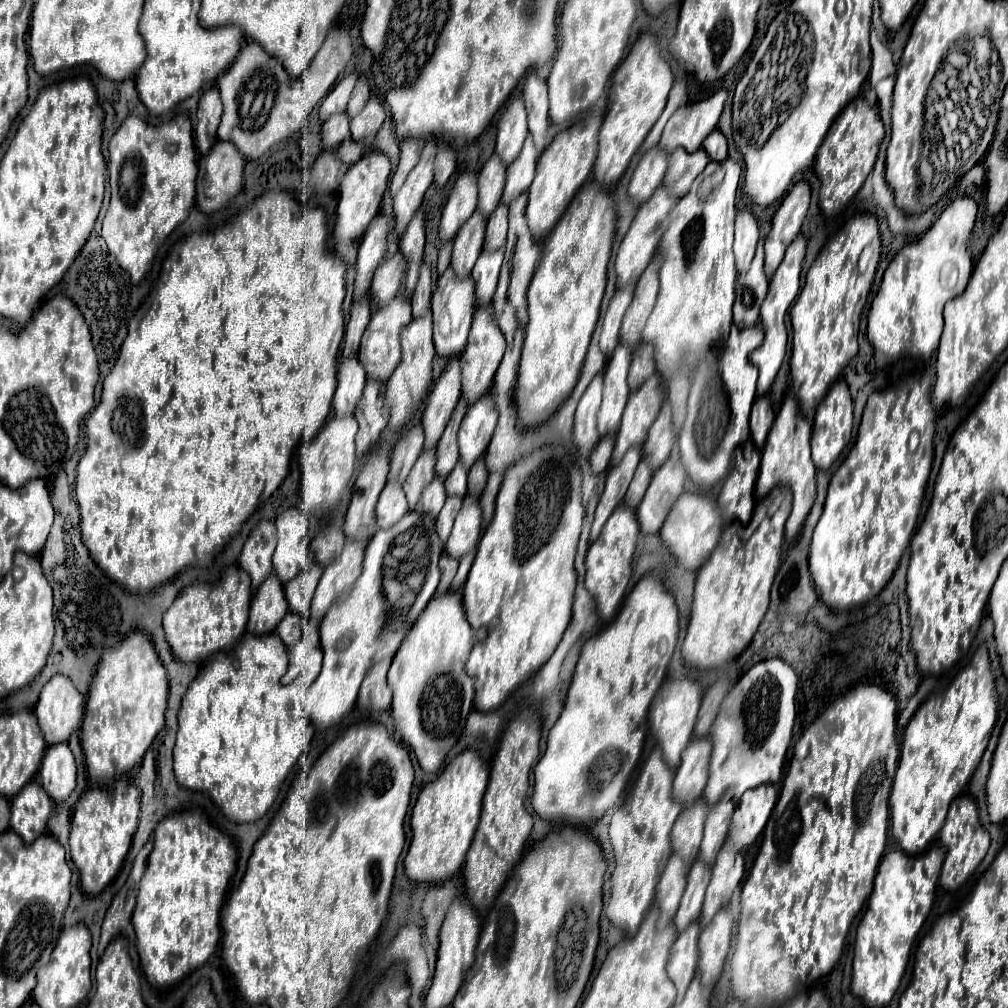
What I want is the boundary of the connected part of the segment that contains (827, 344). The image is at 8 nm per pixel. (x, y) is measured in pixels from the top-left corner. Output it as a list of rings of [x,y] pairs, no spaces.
[[[852,217],[844,229],[826,243],[818,259],[812,263],[806,275],[806,285],[790,311],[794,329],[790,379],[792,395],[798,399],[802,415],[810,415],[818,407],[822,397],[826,397],[830,385],[842,375],[844,367],[858,353],[856,341],[860,331],[860,315],[874,281],[872,267],[868,267],[868,271],[860,277],[858,257],[864,247],[870,245],[878,235],[878,221],[874,217]]]

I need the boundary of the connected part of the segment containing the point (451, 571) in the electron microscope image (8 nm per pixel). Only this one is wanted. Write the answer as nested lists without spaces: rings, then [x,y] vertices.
[[[442,555],[440,557],[440,571],[442,571],[442,579],[440,579],[440,585],[438,585],[438,593],[436,595],[444,595],[456,575],[456,569],[458,569],[458,559],[450,557],[450,555]]]

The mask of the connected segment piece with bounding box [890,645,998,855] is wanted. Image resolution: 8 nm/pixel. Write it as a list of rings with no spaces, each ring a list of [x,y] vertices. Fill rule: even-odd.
[[[980,645],[970,665],[950,687],[944,693],[930,695],[914,713],[904,733],[900,763],[890,791],[892,835],[904,853],[922,853],[942,829],[950,801],[968,785],[984,755],[996,723],[996,703],[998,693],[994,689],[988,649]]]

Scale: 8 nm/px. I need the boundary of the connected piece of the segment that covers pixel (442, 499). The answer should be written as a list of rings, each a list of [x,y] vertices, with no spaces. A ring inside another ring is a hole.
[[[436,477],[422,493],[420,503],[416,505],[416,511],[422,515],[438,515],[442,505],[446,503],[446,493],[444,493],[444,479]]]

